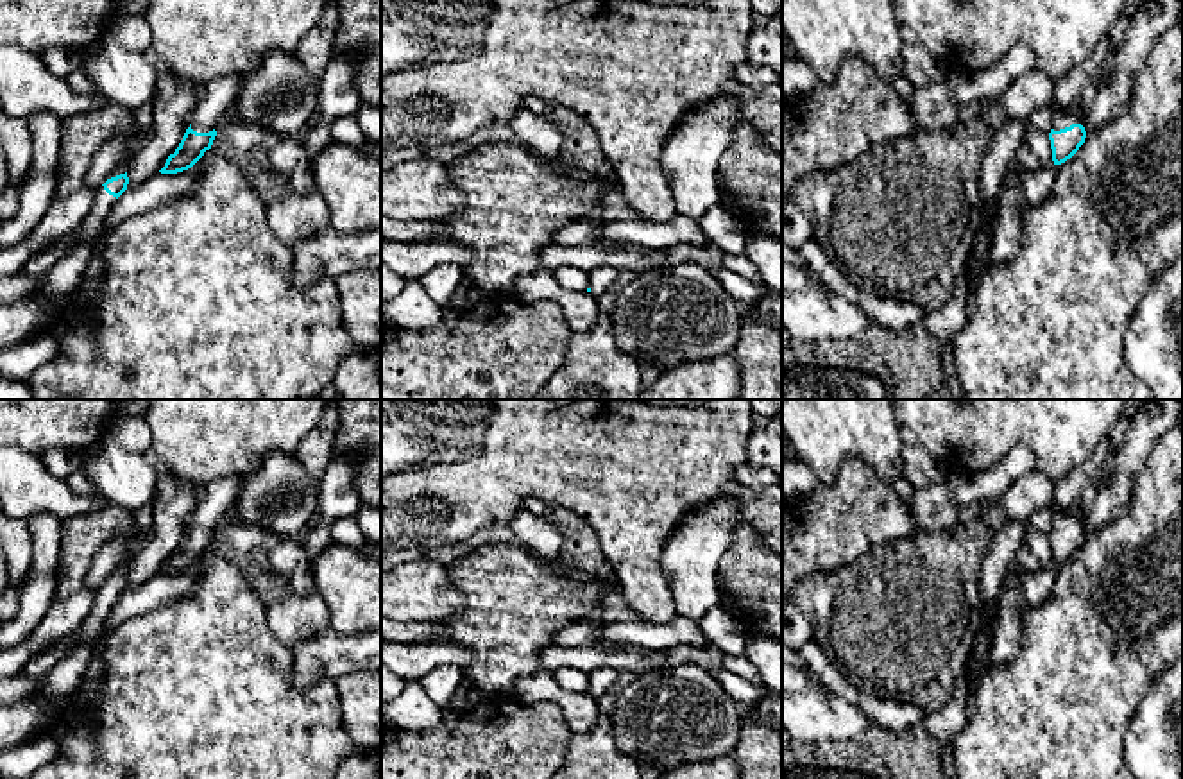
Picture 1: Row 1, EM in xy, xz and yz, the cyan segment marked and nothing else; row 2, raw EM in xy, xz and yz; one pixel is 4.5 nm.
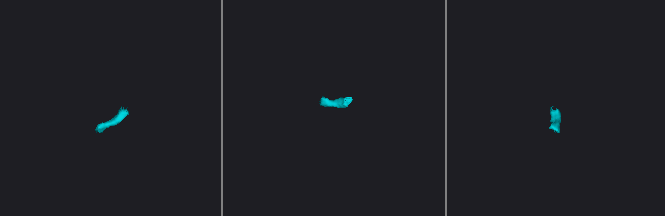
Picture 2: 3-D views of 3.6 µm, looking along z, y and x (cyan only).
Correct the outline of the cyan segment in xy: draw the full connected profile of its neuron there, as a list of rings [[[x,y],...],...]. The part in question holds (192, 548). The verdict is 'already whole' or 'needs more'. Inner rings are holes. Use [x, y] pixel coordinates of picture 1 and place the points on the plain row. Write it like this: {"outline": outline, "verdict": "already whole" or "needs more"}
{"outline": [[[231,475],[215,478],[202,487],[202,496],[190,516],[190,528],[175,553],[168,557],[165,568],[159,571],[161,575],[188,571],[211,550],[217,537],[217,523],[233,507],[242,484],[242,476]]], "verdict": "needs more"}

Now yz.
{"outline": [[[1052,509],[1052,530],[1049,534],[1052,562],[1061,566],[1085,544],[1086,532],[1077,512],[1065,514]]], "verdict": "needs more"}

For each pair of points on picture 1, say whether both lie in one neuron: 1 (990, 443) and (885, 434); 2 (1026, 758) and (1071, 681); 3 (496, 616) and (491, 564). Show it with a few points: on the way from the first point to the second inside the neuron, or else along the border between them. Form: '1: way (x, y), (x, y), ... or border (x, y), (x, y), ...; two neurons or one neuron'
1: border (895, 418), (902, 434); two neurons
2: way (1044, 738), (1067, 701); one neuron
3: way (496, 604), (496, 581), (493, 577); one neuron

